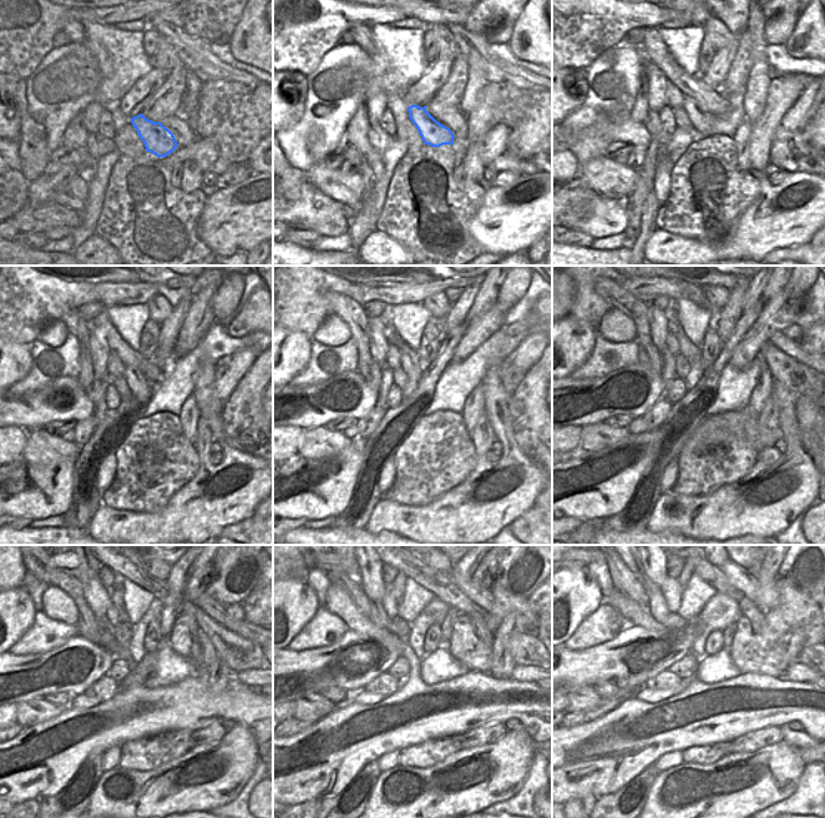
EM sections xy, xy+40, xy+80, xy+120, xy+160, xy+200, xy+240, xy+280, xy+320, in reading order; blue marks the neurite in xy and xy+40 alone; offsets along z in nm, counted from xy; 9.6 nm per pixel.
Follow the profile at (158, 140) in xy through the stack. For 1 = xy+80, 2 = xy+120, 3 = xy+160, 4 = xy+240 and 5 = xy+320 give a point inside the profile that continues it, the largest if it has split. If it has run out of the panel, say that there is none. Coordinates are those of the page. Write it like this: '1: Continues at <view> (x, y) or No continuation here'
1: Continues at xy+80 (694, 104)
2: Continues at xy+120 (140, 387)
3: Continues at xy+160 (410, 364)
4: Continues at xy+240 (119, 597)
5: Continues at xy+320 (687, 571).

